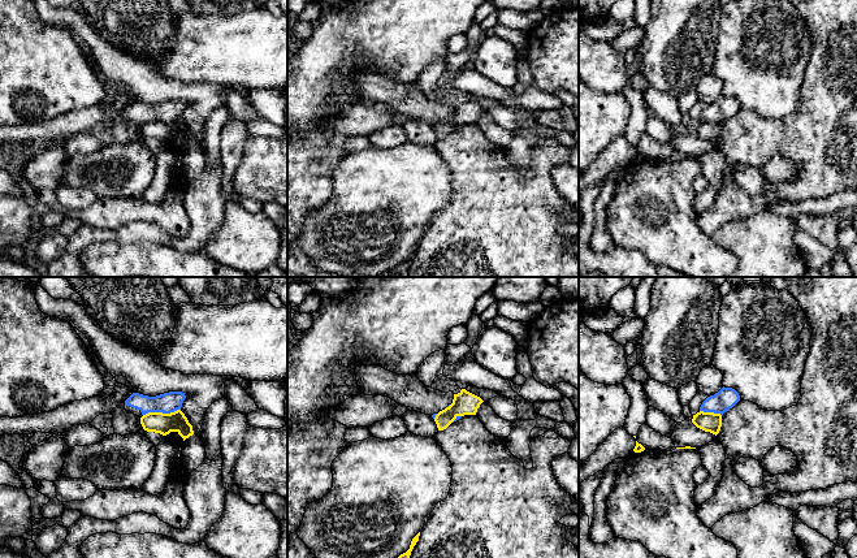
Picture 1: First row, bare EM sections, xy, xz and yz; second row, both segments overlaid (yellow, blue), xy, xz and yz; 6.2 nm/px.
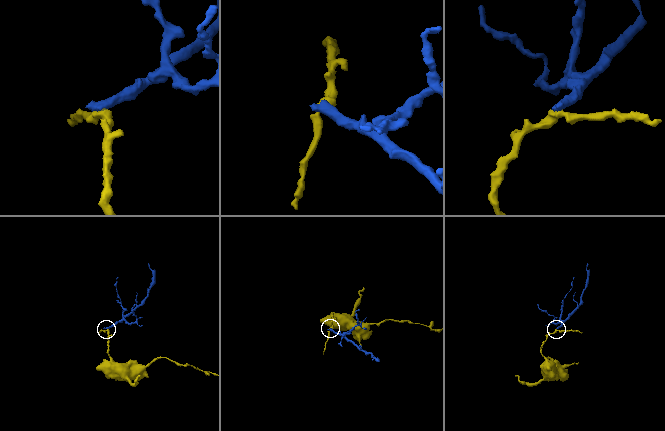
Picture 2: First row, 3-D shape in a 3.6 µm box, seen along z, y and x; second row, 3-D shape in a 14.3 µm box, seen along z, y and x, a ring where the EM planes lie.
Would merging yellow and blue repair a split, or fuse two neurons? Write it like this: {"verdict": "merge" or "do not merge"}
{"verdict": "do not merge"}

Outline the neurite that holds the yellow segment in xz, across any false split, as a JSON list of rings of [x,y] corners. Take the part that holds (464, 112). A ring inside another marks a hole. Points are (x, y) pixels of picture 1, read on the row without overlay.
[[[462,98],[454,103],[453,112],[436,124],[434,130],[438,139],[446,138],[458,125],[476,124],[482,111],[480,105]]]

